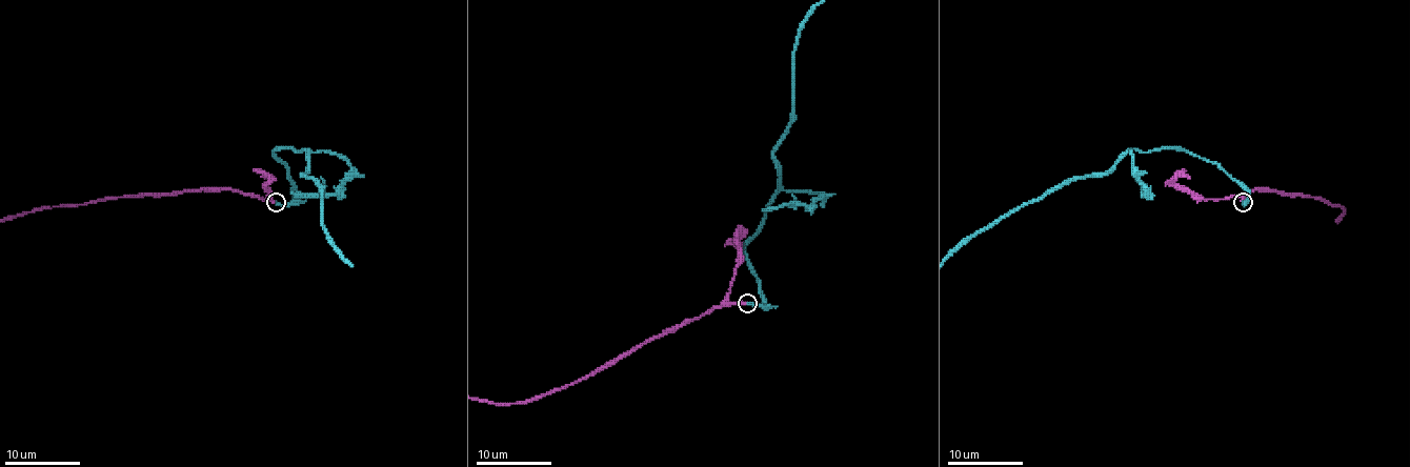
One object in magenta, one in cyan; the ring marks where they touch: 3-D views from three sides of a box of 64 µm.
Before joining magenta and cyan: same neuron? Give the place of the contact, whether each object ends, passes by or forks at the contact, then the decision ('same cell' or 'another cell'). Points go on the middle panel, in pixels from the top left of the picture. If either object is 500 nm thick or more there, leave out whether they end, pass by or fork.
(747, 303) | magenta ends | cyan ends | same cell

